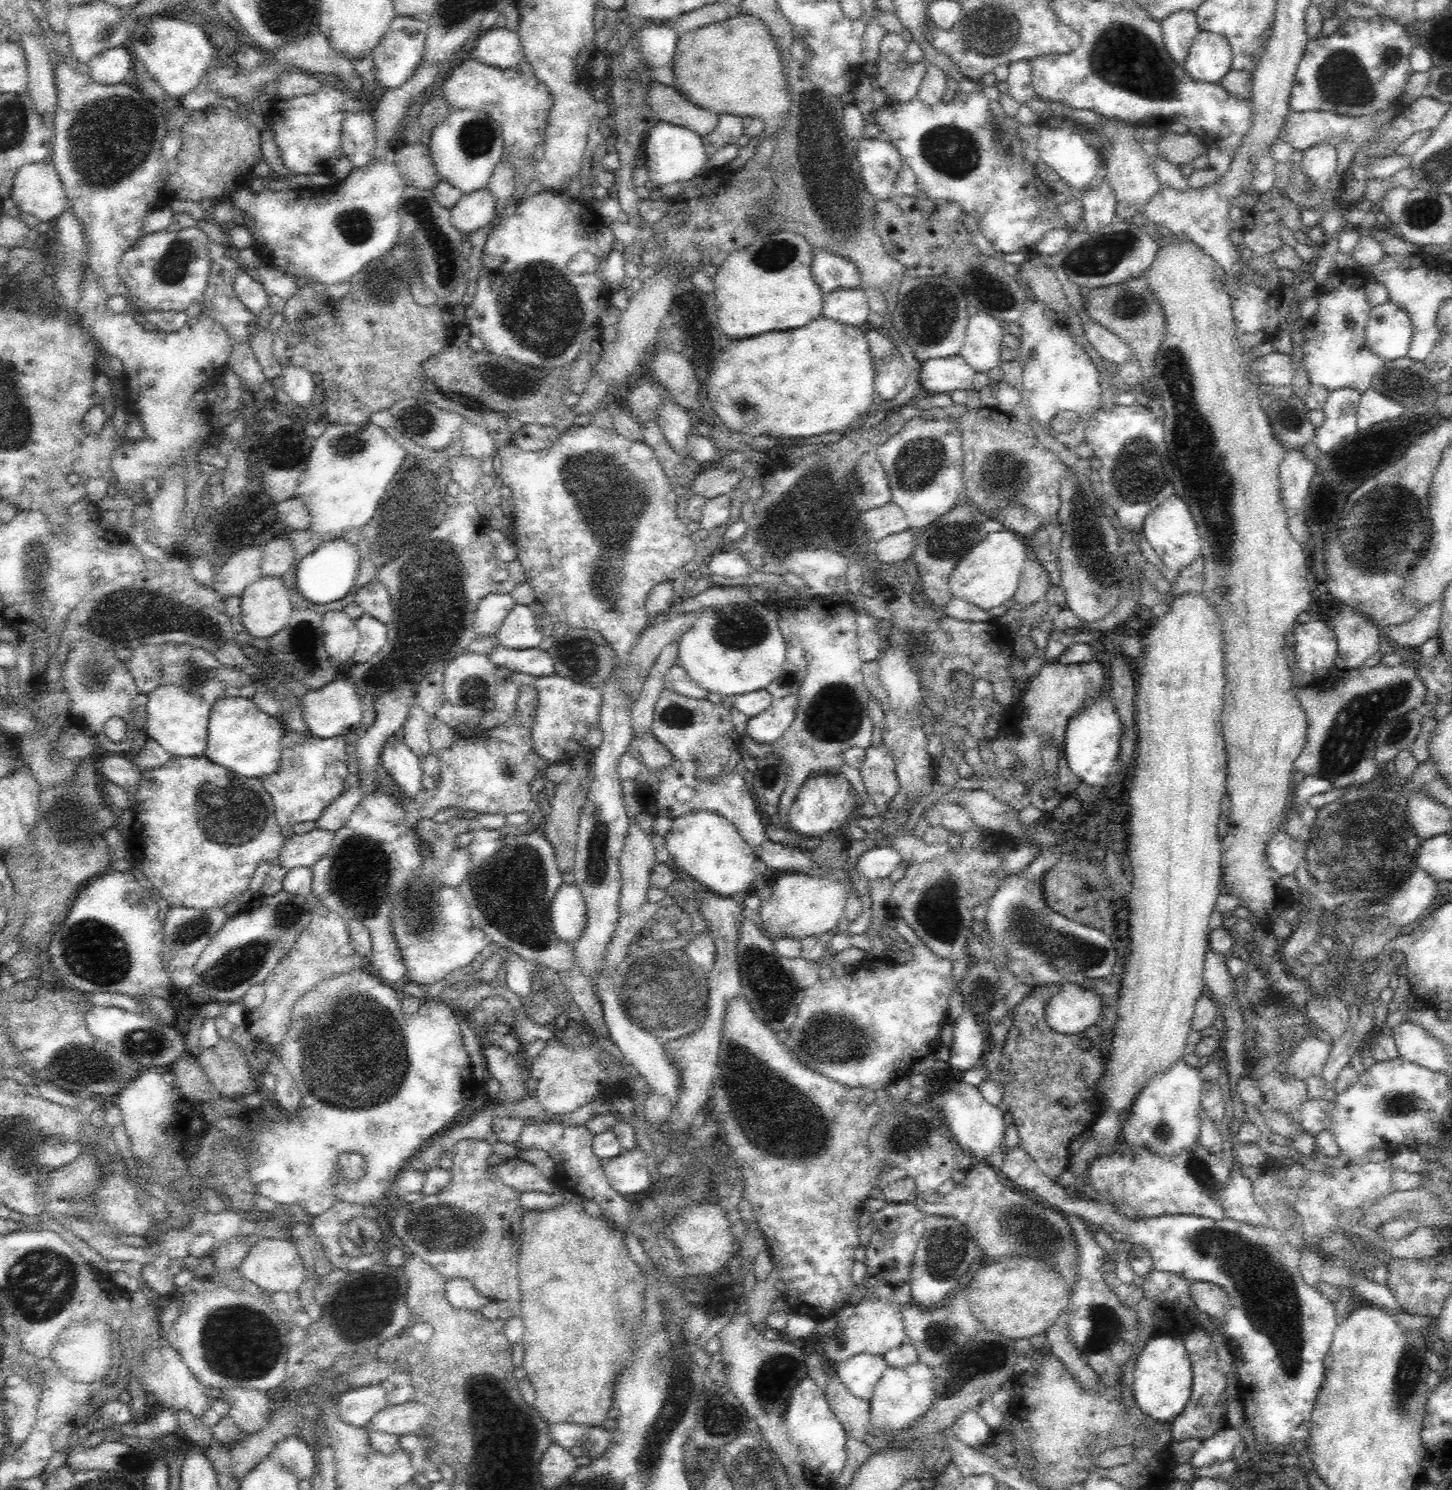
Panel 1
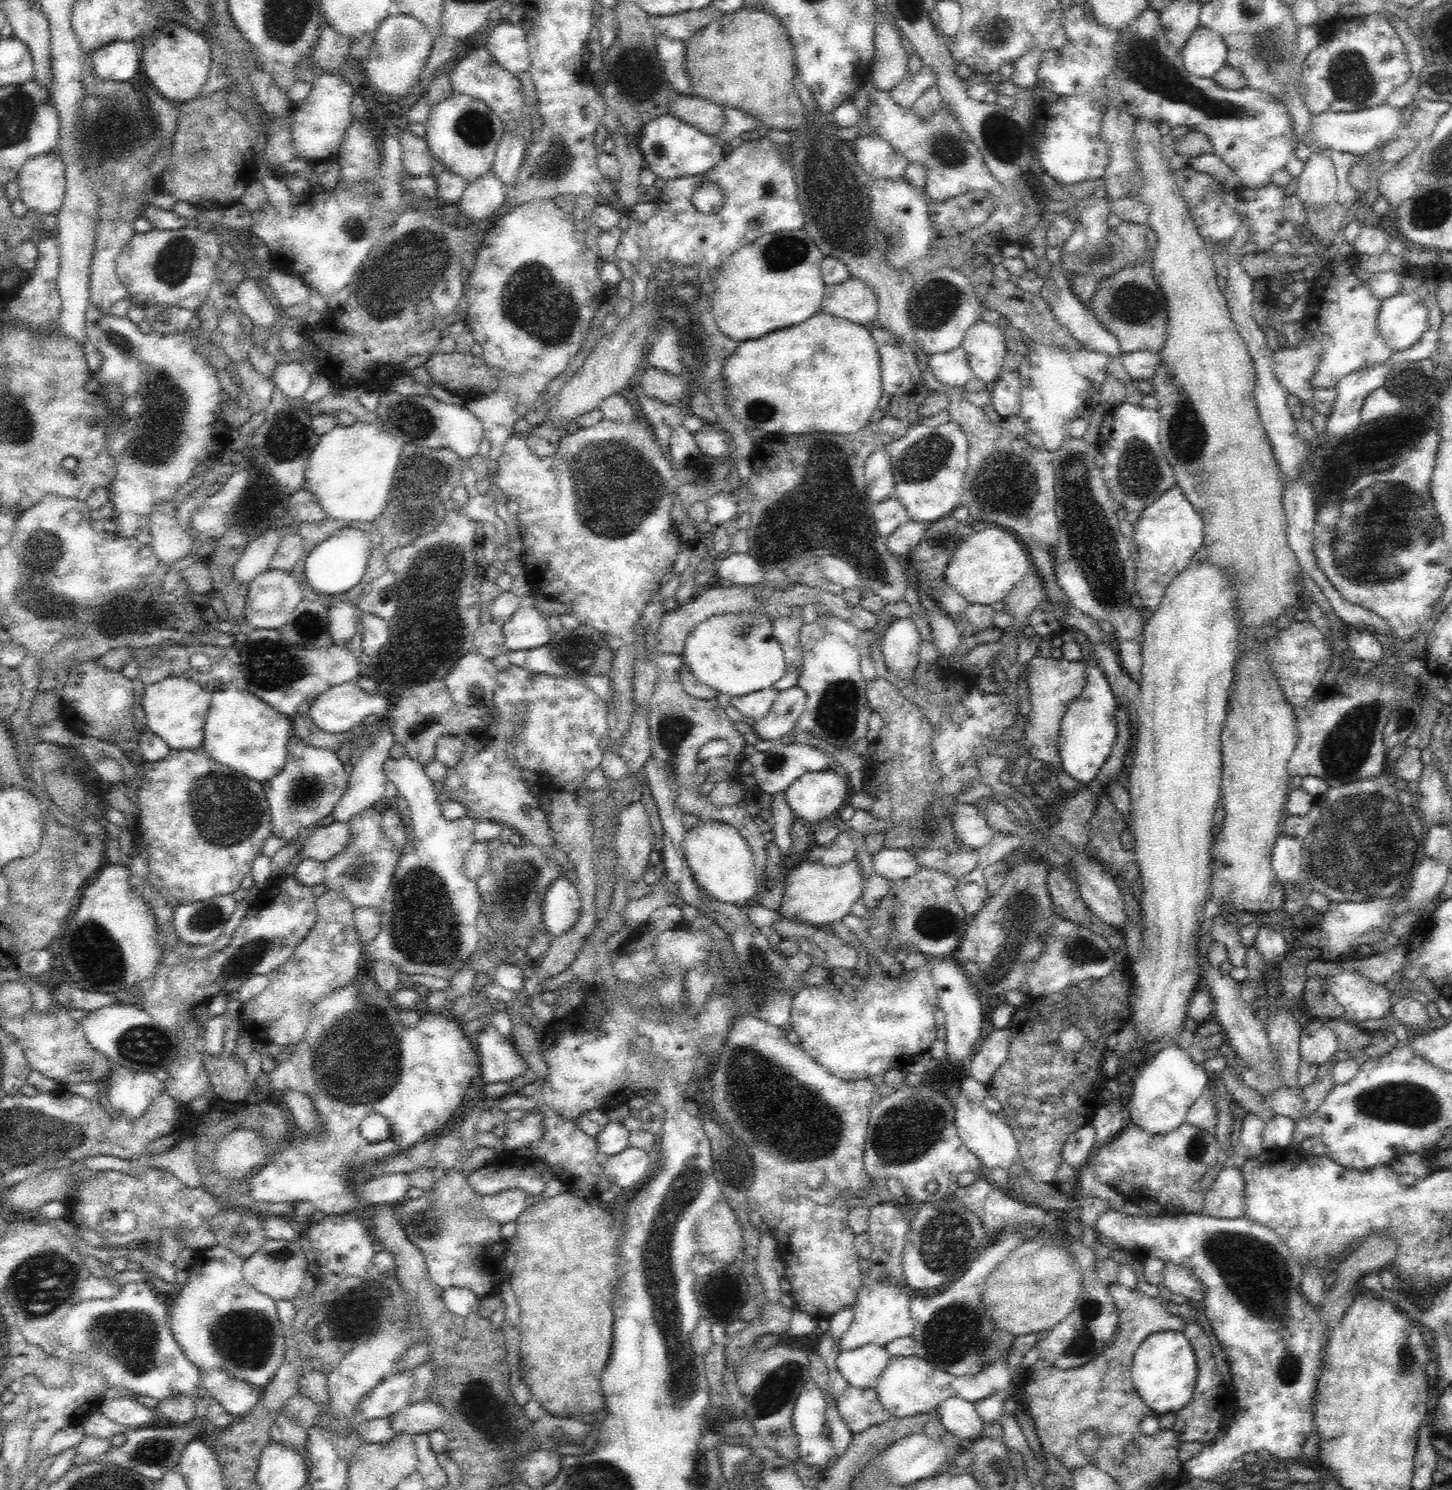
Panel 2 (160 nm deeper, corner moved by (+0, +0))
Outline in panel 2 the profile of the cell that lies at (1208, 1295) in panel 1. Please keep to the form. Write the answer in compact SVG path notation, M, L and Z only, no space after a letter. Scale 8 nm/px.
M1167 1264L1163 1269L1161 1286L1168 1288L1171 1294L1182 1294L1187 1300L1205 1299L1205 1286L1187 1266Z

